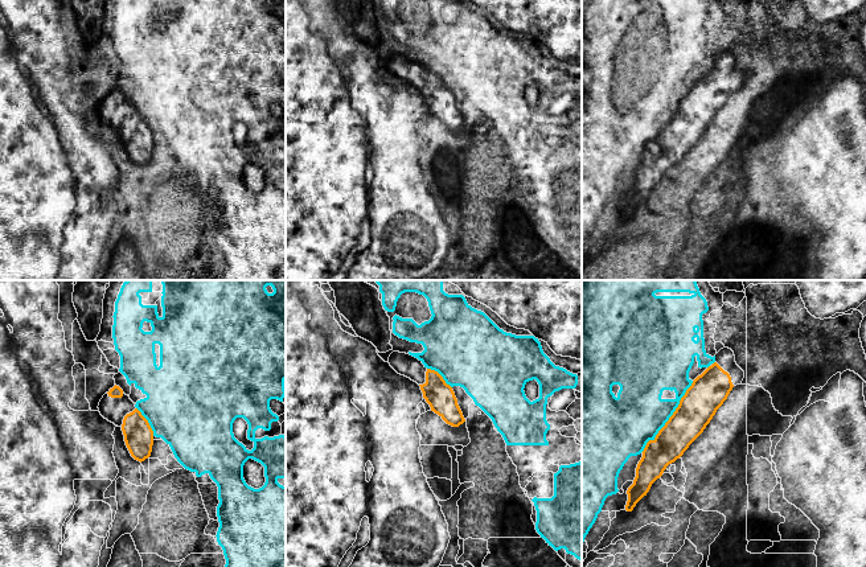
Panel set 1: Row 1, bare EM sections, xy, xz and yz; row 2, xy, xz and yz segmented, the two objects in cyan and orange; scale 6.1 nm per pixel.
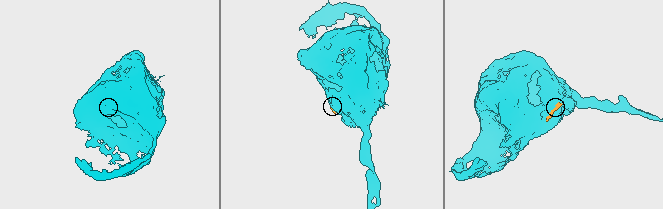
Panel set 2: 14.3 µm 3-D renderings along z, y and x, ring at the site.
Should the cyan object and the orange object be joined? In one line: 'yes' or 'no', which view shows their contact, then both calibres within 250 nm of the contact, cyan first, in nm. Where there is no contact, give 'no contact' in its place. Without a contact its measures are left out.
no | yz | 320/220 nm

